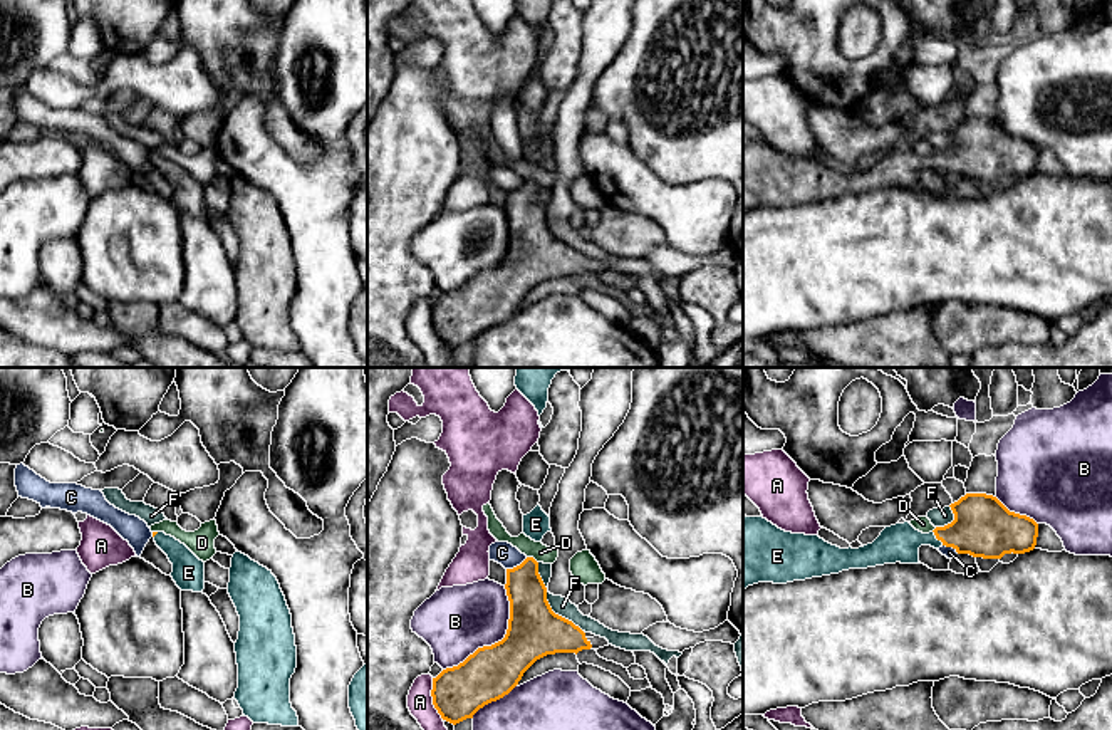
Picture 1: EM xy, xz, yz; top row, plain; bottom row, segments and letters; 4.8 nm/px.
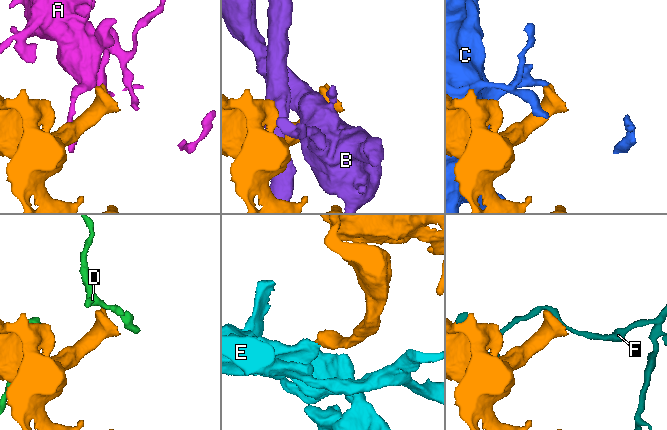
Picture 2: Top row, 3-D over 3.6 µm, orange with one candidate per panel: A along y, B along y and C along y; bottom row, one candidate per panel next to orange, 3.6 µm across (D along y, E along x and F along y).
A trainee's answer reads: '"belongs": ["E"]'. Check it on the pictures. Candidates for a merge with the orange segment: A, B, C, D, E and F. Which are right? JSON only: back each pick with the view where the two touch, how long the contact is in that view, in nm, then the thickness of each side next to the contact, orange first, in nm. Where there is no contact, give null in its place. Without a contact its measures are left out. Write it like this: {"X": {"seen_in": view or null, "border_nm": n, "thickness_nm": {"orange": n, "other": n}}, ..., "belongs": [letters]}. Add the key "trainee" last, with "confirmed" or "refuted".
{"E": {"seen_in": "yz", "border_nm": 90, "thickness_nm": {"orange": 280, "other": 180}}, "belongs": ["E"], "trainee": "confirmed"}

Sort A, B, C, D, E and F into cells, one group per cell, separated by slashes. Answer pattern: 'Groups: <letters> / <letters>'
Groups: A / B / C / D / E / F

